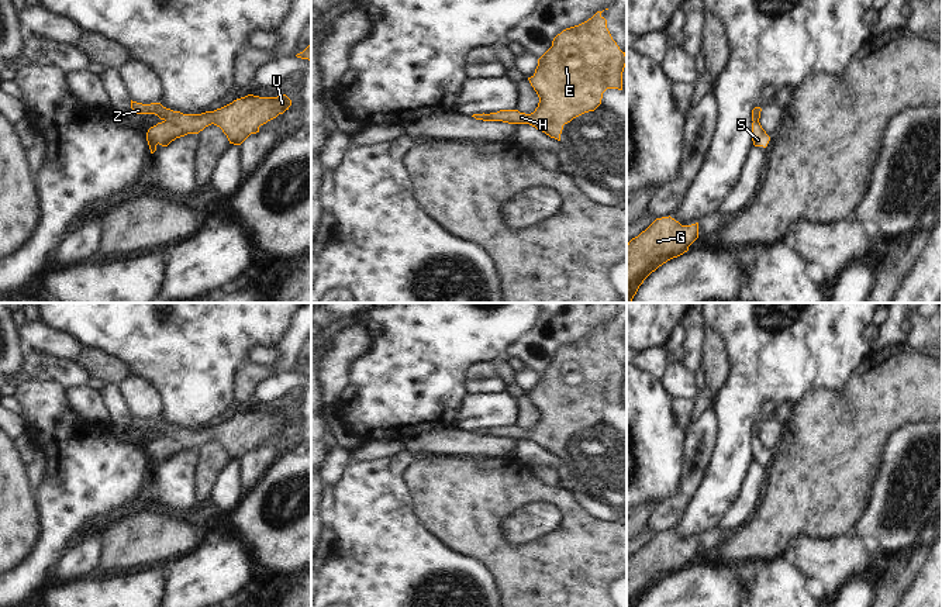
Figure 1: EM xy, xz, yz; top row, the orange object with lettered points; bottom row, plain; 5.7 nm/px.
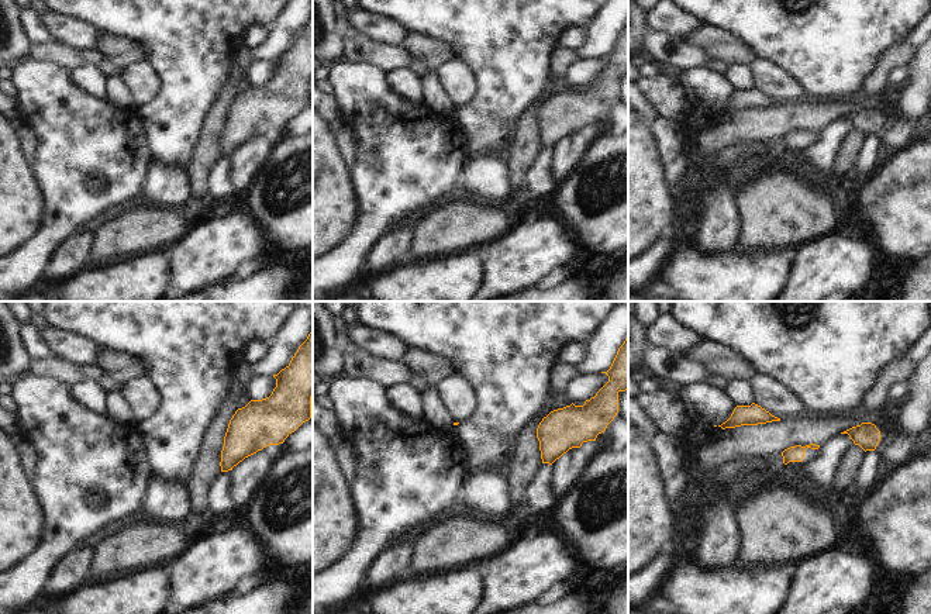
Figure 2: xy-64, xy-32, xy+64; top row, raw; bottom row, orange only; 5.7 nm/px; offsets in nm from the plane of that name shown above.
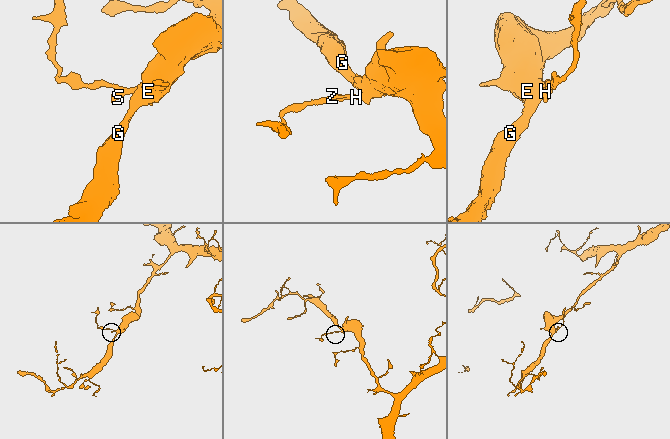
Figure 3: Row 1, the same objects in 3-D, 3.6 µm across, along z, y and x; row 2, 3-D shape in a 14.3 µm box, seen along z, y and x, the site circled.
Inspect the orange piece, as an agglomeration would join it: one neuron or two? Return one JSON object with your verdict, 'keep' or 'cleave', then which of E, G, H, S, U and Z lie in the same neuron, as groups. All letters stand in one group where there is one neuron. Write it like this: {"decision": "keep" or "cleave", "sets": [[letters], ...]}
{"decision": "keep", "sets": [["E", "G", "H", "S", "U", "Z"]]}

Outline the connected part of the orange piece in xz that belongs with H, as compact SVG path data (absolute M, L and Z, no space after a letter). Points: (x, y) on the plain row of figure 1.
M597 327L587 337L566 344L558 349L552 362L538 375L535 389L528 393L539 413L534 428L525 430L518 425L500 425L490 430L473 430L476 435L503 437L508 439L529 439L551 453L560 456L563 441L573 434L594 427L607 404L622 406L622 387L627 370L613 355L607 335Z

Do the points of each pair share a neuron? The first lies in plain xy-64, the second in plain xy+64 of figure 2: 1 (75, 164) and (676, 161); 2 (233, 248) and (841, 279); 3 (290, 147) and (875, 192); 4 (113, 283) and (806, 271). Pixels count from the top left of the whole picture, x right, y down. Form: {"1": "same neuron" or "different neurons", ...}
{"1": "different neurons", "2": "same neuron", "3": "same neuron", "4": "different neurons"}

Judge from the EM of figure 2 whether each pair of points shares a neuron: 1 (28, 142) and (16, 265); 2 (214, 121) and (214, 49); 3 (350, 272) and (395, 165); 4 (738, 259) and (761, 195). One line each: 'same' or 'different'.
1: different
2: different
3: same
4: different

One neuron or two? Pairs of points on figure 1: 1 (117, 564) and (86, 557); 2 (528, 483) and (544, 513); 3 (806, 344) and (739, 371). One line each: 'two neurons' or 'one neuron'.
1: two neurons
2: two neurons
3: one neuron

